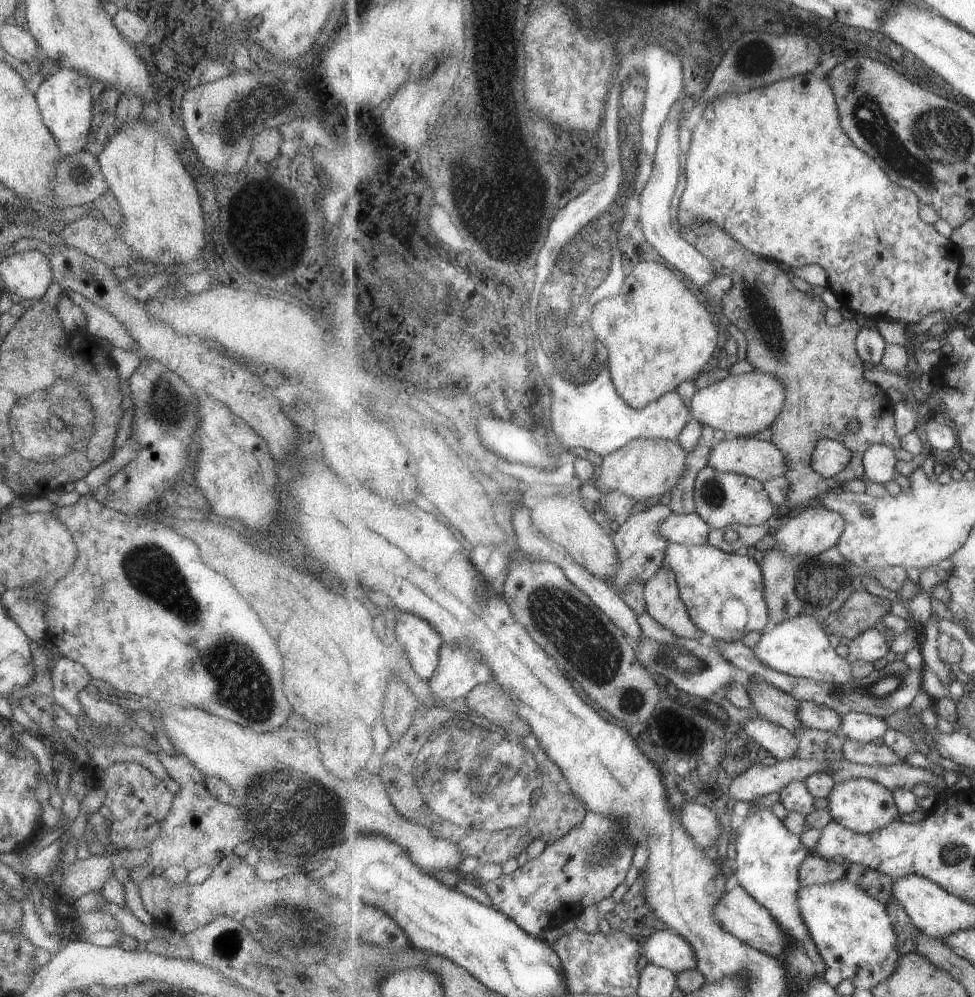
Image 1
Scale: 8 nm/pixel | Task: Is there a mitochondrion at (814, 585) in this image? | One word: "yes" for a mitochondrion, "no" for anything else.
yes

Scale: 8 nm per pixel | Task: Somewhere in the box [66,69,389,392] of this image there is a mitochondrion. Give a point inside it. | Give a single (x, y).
(227, 125)

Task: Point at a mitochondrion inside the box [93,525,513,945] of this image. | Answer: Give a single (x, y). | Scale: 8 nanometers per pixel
(240, 680)

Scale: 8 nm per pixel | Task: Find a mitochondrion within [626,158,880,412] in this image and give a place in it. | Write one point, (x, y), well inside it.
(763, 317)

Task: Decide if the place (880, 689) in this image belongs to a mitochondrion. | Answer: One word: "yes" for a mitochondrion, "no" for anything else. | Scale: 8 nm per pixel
yes

